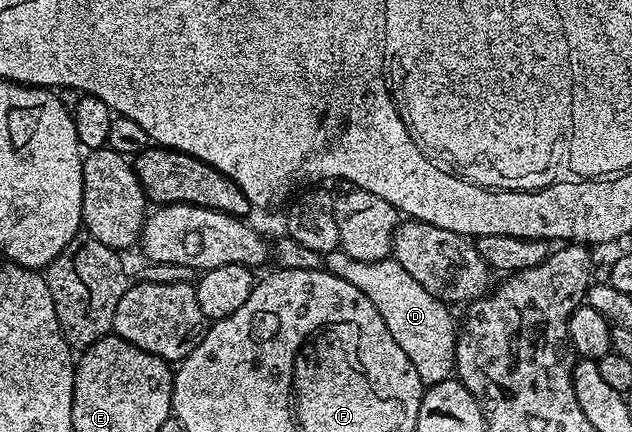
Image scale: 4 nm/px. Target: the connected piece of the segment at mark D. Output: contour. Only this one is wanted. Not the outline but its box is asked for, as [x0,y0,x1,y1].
[325,250,457,386]

